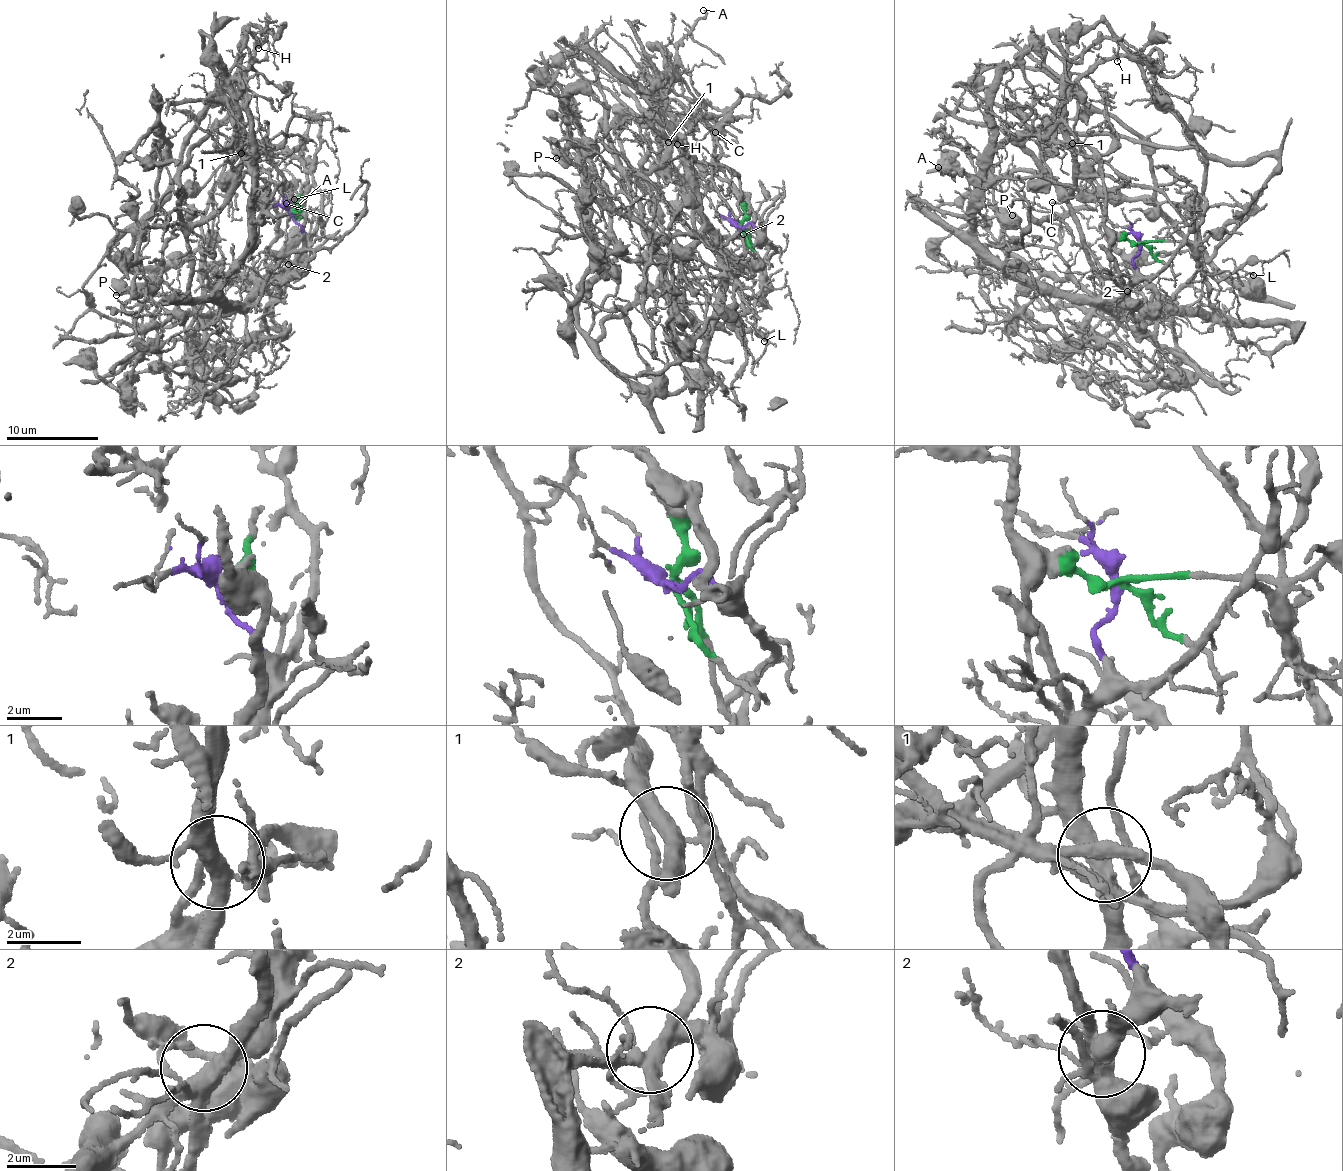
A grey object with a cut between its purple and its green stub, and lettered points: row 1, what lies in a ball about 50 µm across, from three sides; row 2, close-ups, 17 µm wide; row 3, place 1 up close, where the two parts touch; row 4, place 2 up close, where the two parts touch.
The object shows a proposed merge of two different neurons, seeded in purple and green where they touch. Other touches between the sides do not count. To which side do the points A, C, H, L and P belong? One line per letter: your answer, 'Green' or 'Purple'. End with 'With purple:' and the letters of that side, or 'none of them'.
A: Green
C: Green
H: Green
L: Purple
P: Purple
With purple: L, P

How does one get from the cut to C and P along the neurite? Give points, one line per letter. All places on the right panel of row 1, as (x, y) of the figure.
C: (1141, 245), (1117, 237), (1104, 223), (1101, 201), (1074, 198), (1052, 202)
P: (1141, 245), (1133, 258), (1134, 282), (1114, 303), (1044, 293), (975, 263), (996, 242), (1003, 219), (1012, 216)

